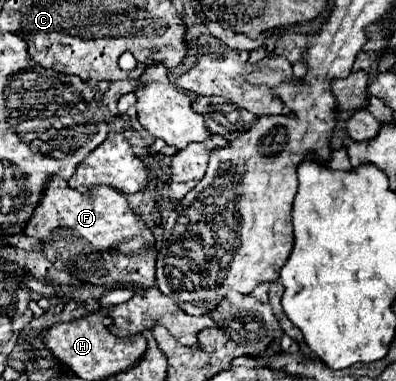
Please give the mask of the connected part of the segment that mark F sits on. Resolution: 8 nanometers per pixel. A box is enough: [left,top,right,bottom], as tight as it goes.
[23,177,155,285]

